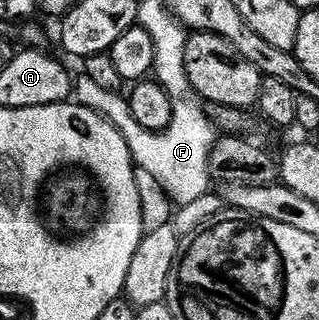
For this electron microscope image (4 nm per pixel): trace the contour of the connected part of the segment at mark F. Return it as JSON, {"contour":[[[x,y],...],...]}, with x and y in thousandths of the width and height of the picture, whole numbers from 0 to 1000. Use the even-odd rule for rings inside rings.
{"contour":[[[545,219],[527,247],[527,284],[533,309],[545,316],[539,381],[524,400],[480,413],[414,369],[414,344],[392,297],[323,281],[317,269],[301,269],[301,256],[266,244],[235,247],[226,263],[226,300],[241,322],[307,350],[351,394],[364,394],[423,516],[470,534],[549,641],[596,638],[605,625],[627,622],[643,606],[646,584],[665,575],[652,494],[677,434],[677,400],[649,341],[633,341],[636,328],[611,309],[614,291],[574,225]]]}

